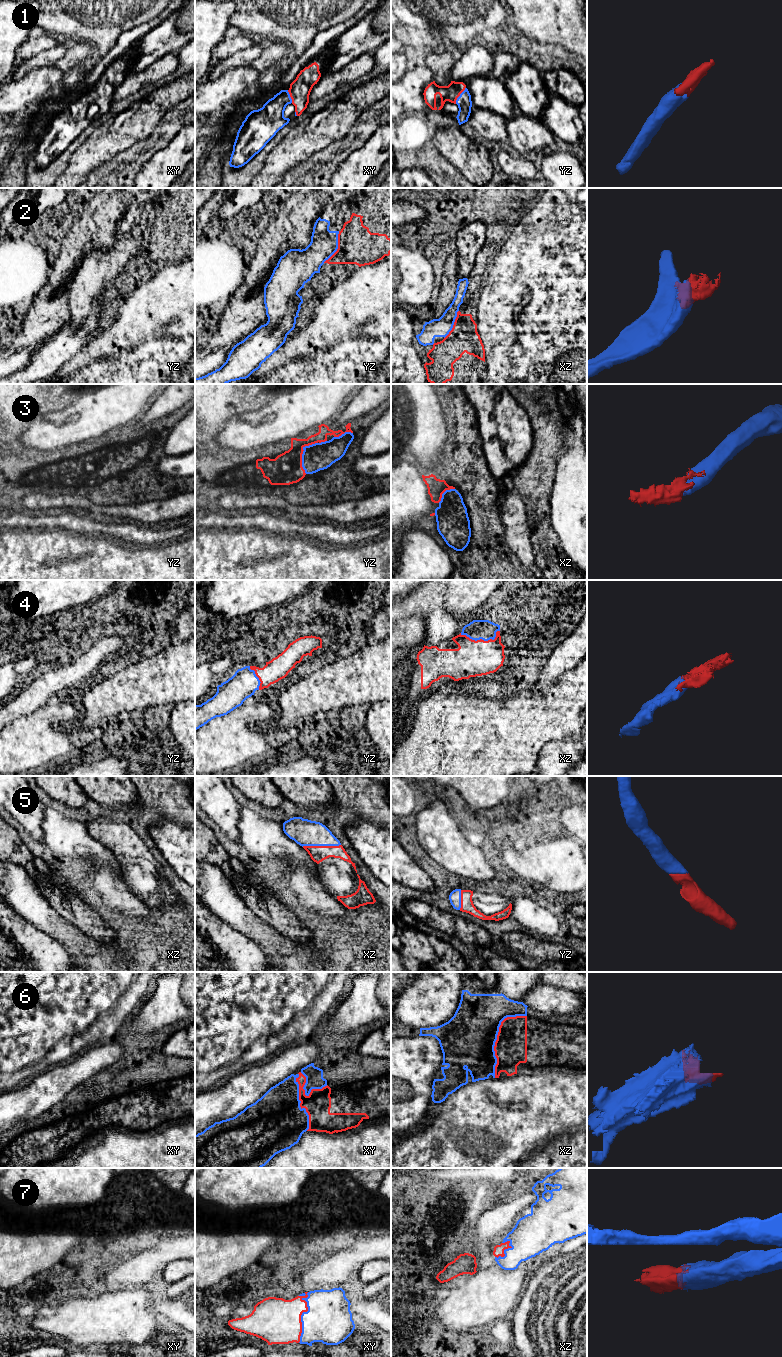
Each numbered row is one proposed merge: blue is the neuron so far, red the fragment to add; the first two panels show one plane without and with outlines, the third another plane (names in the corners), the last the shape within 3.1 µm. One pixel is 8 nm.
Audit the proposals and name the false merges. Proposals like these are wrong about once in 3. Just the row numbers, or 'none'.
none

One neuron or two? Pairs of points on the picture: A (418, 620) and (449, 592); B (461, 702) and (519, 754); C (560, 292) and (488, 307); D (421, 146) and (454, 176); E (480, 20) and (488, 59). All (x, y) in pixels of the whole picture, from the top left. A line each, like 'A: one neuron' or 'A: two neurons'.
A: two neurons
B: one neuron
C: one neuron
D: one neuron
E: two neurons

